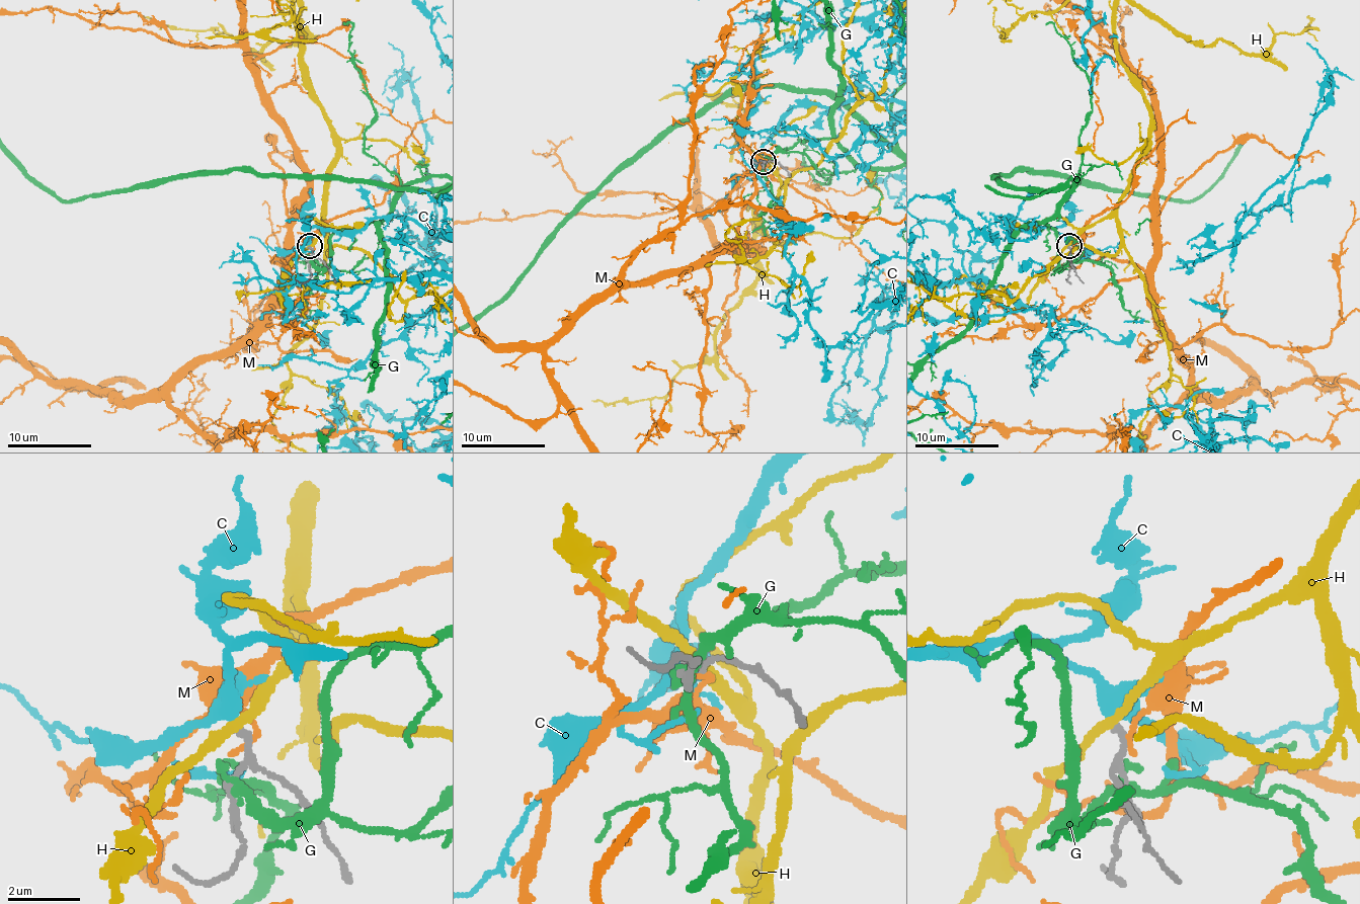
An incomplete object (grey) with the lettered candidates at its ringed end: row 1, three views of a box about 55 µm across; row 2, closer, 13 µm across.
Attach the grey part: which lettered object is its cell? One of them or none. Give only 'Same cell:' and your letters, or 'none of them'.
Same cell: C

